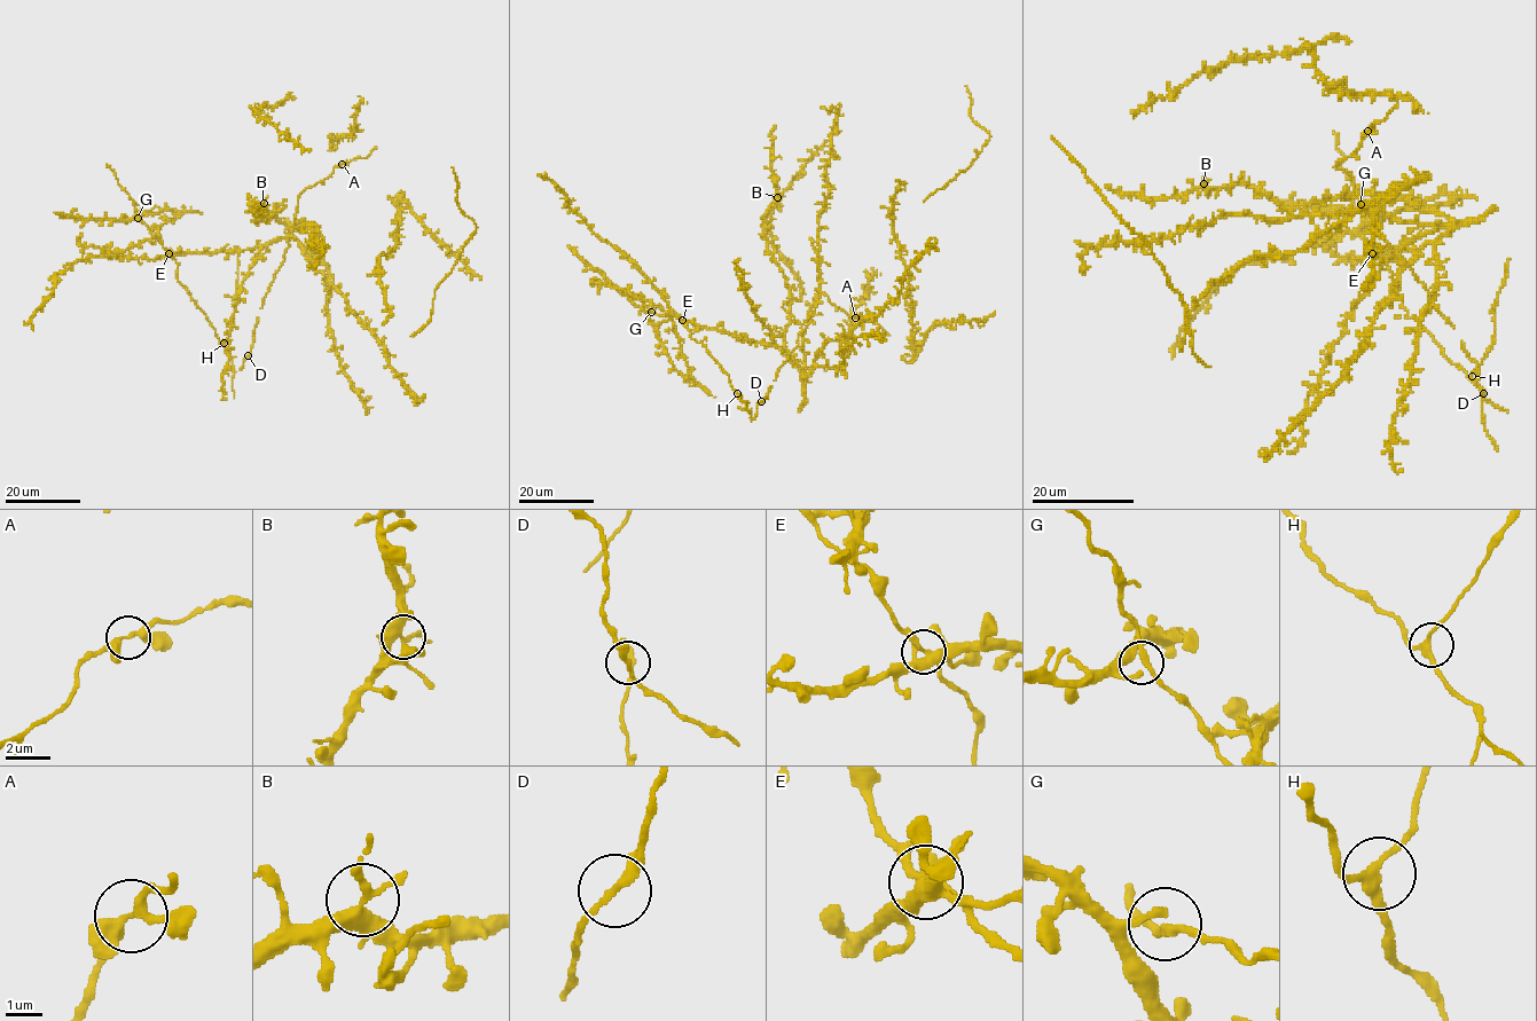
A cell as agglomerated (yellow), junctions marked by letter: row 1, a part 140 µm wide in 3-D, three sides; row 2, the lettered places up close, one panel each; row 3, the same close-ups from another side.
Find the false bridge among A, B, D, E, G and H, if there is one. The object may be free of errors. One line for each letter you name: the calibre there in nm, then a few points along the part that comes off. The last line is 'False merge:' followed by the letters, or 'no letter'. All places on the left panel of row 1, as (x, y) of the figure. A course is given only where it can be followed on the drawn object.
False merge: no letter

